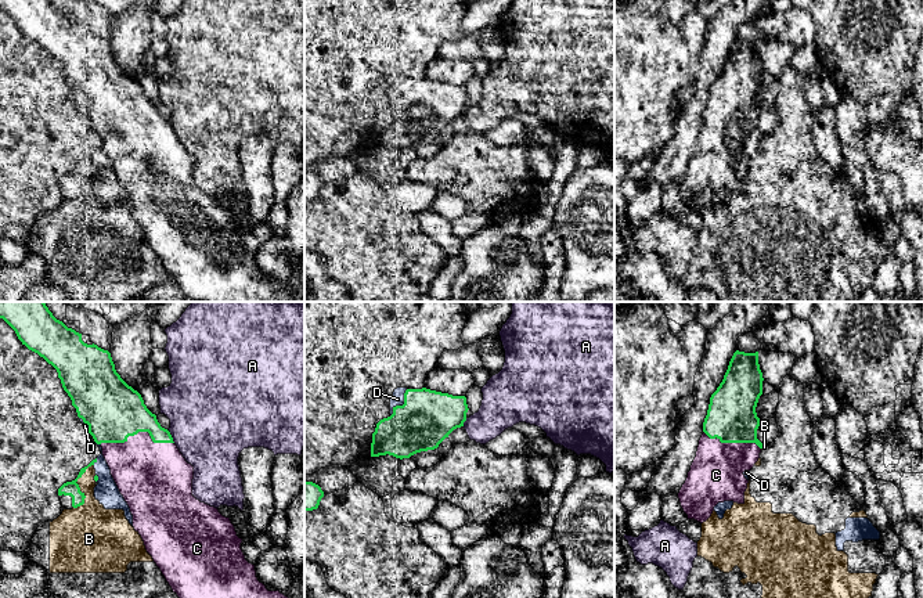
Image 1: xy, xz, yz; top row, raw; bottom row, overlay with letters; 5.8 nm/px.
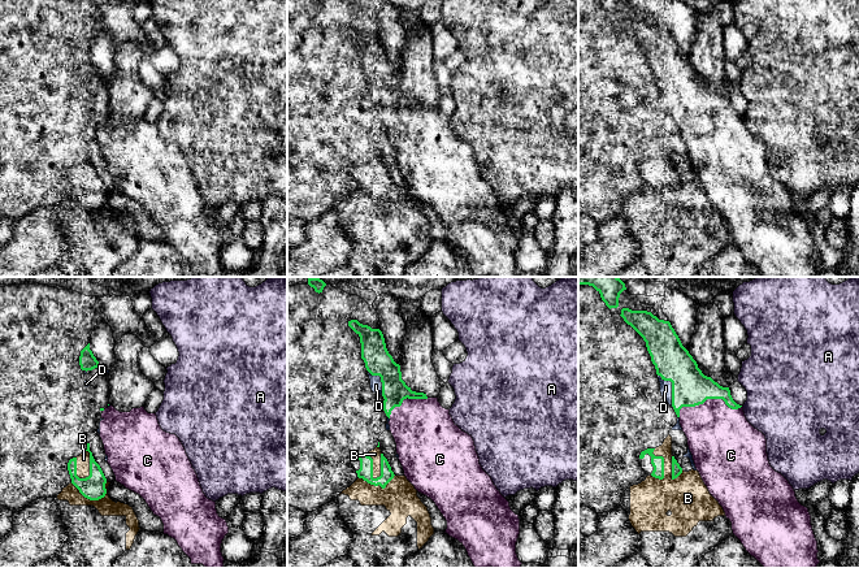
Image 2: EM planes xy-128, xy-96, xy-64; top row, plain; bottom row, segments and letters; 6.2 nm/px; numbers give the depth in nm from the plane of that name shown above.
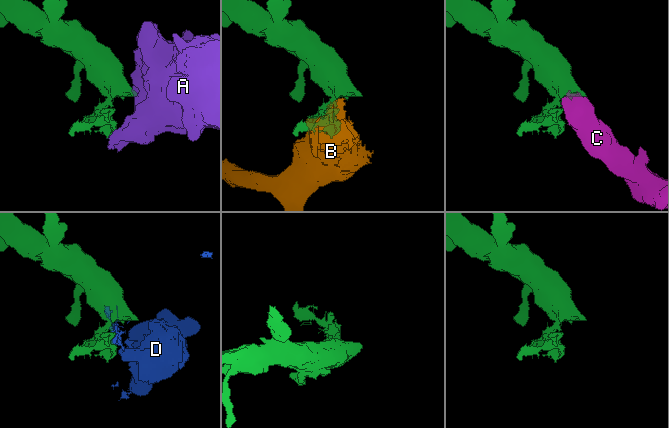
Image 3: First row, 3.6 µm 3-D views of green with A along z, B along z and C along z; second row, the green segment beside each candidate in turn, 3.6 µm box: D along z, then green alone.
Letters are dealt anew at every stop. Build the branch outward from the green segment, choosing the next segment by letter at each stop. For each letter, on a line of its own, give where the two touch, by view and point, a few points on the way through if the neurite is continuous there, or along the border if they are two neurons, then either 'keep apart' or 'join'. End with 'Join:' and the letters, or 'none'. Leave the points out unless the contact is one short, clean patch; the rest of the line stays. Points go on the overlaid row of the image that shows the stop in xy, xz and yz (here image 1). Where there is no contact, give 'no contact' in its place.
A: contact xy (170, 436); keep apart
B: contact xy (79, 487); keep apart
C: contact xy (137, 432); join
D: contact xz (403, 404); keep apart
Join: C

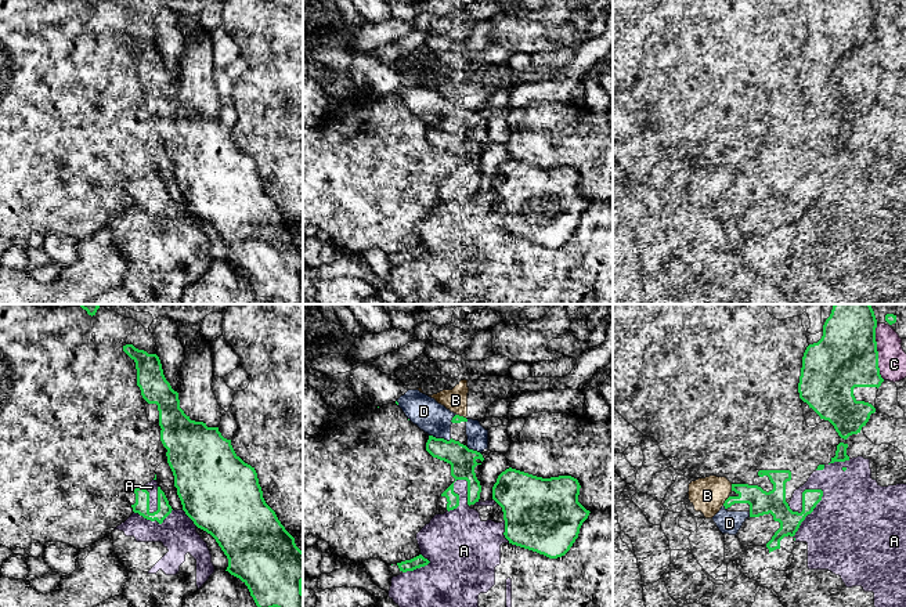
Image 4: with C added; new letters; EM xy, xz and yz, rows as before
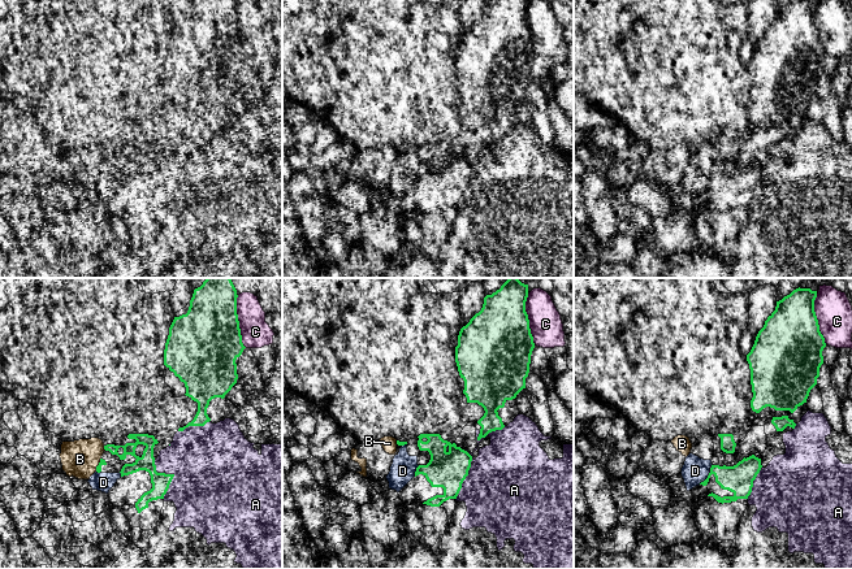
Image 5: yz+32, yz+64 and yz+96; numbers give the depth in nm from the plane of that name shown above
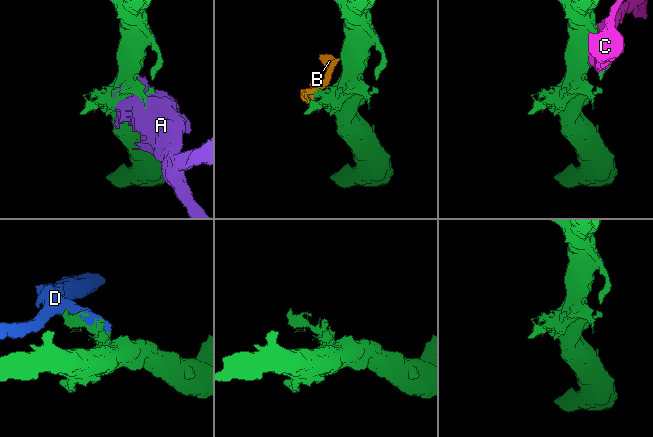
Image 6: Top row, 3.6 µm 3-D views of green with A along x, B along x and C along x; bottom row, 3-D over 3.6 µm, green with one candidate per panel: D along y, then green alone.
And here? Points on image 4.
A: contact yz (808, 513); keep apart
B: contact yz (725, 501); keep apart
C: contact yz (877, 351); keep apart
D: contact xz (440, 439); keep apart
Join: none

